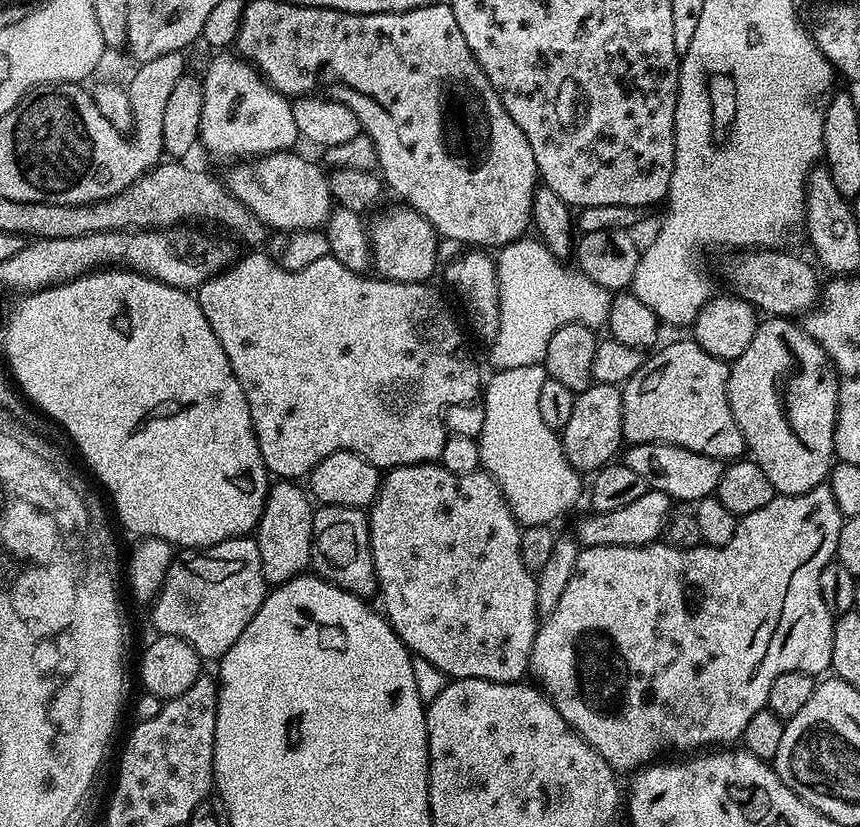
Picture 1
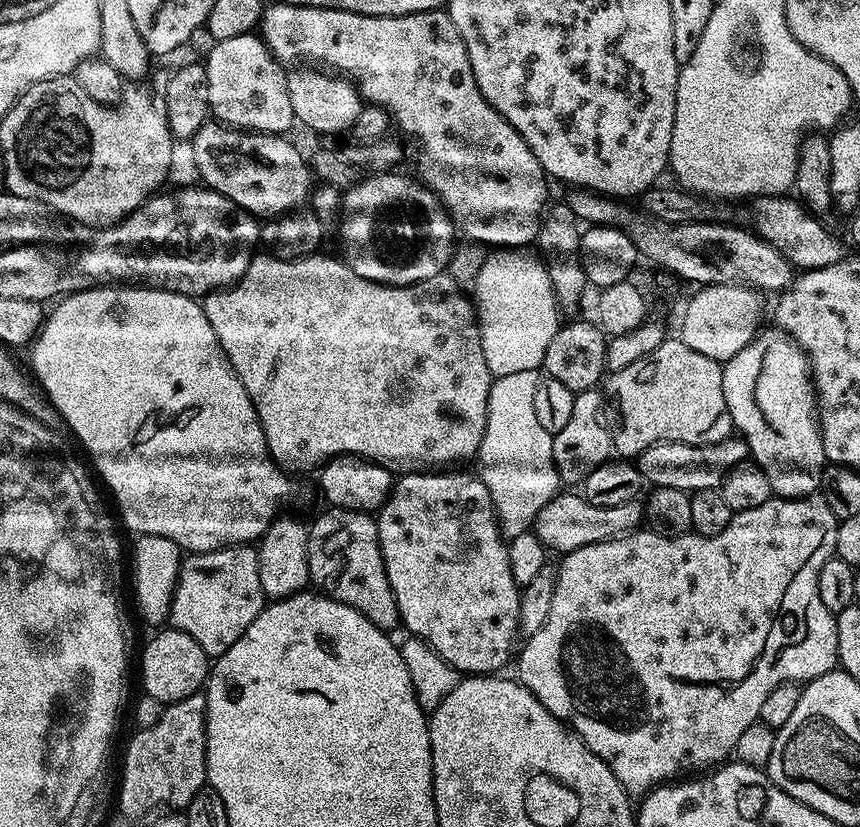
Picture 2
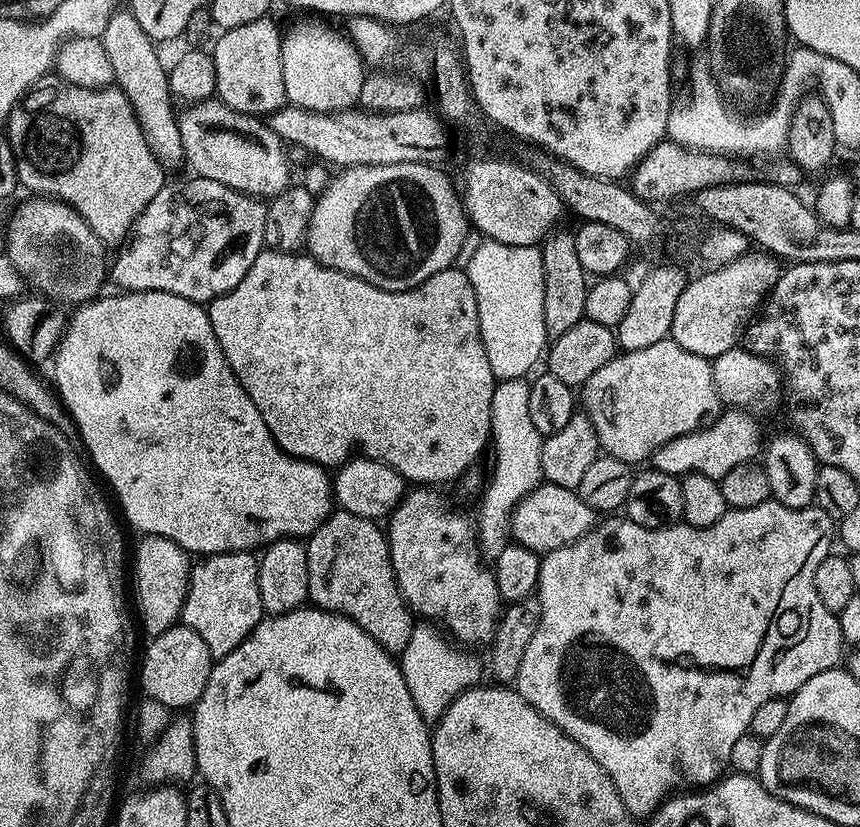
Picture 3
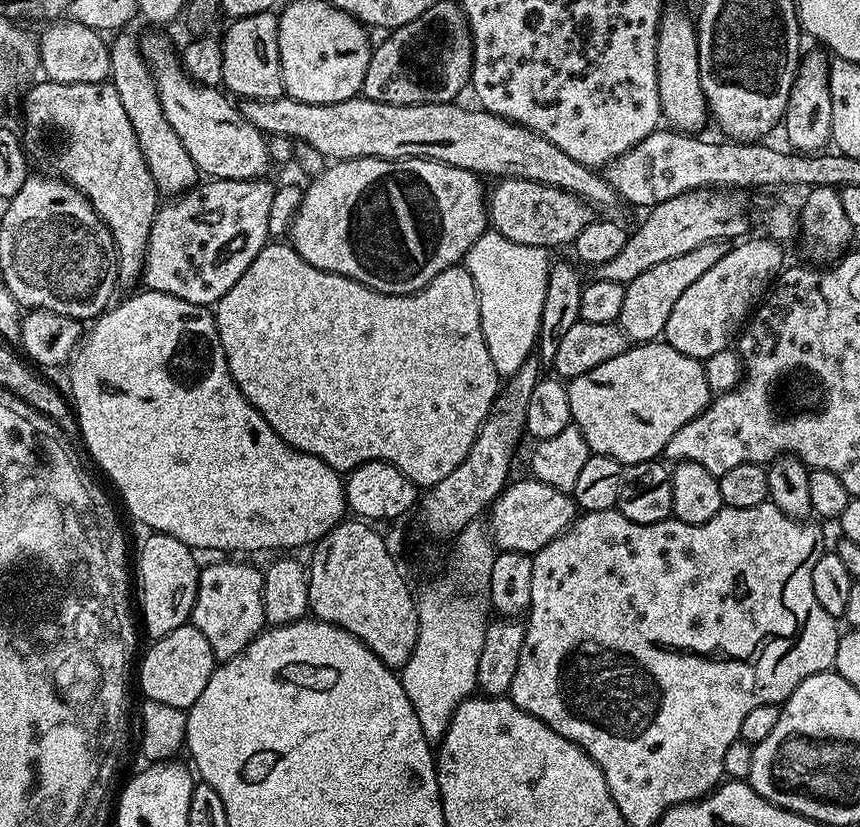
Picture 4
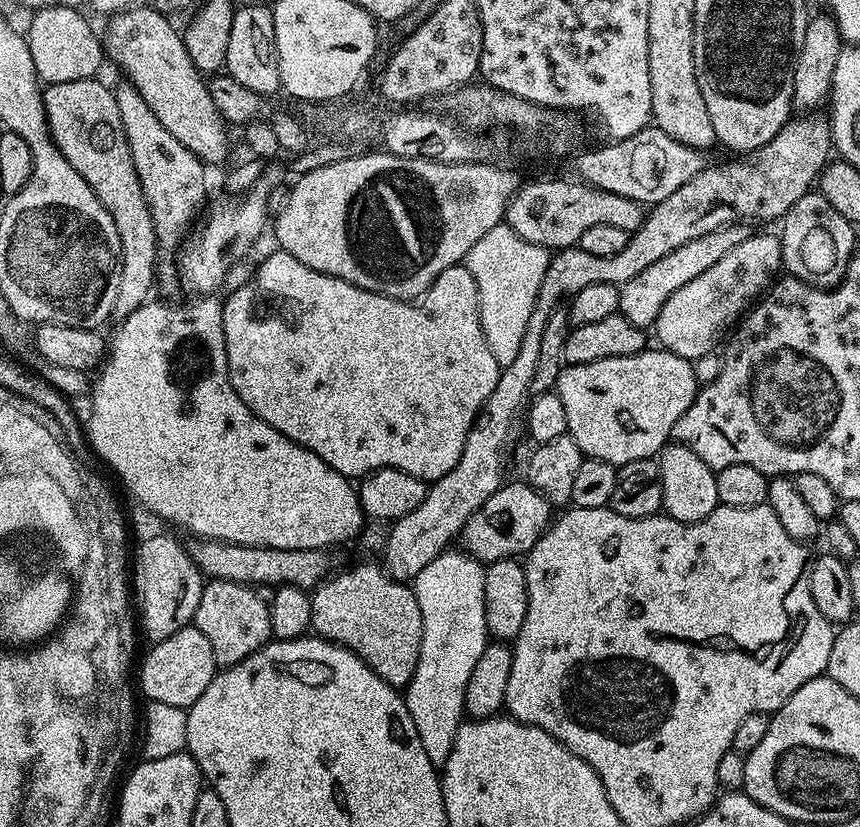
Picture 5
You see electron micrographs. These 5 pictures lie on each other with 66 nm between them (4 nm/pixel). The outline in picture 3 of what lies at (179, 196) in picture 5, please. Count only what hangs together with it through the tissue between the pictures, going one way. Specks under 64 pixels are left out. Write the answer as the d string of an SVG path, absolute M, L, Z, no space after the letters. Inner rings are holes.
M127 10L113 13L99 40L106 50L106 58L110 58L110 67L114 69L115 87L121 88L126 94L150 150L165 166L181 163L184 151L178 112L172 109L174 97L168 88L166 64L160 61L156 53L157 45L146 34L146 30L138 26L138 18L134 18L134 14Z

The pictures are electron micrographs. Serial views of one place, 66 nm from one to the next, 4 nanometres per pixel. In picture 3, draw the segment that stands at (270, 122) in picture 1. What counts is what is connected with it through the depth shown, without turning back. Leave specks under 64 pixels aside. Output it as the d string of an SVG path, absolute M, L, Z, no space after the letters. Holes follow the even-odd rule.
M263 16L242 26L224 29L210 55L216 71L216 96L247 116L267 118L285 107L288 95L282 78L282 28Z

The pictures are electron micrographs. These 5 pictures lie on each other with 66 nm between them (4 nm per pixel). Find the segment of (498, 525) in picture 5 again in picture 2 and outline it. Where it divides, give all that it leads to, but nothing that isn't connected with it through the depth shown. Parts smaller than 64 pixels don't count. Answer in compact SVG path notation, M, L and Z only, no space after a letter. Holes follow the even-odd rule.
M572 490L561 491L536 516L534 531L545 549L552 548L557 554L573 552L582 546L590 546L594 542L616 540L619 536L637 531L645 523L644 506L639 499L622 502L622 506L590 506L583 495L576 496Z

